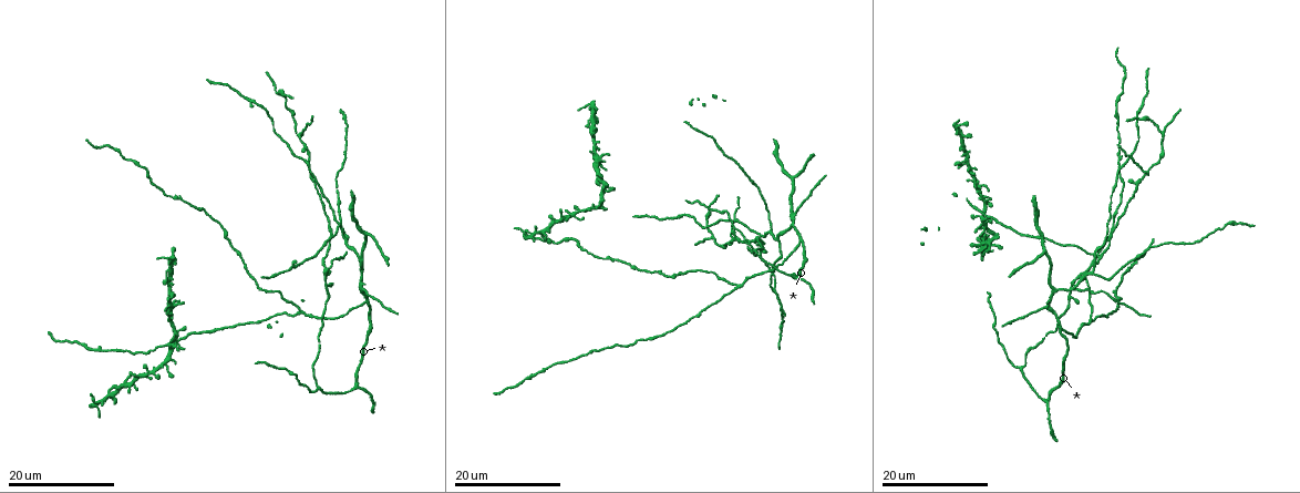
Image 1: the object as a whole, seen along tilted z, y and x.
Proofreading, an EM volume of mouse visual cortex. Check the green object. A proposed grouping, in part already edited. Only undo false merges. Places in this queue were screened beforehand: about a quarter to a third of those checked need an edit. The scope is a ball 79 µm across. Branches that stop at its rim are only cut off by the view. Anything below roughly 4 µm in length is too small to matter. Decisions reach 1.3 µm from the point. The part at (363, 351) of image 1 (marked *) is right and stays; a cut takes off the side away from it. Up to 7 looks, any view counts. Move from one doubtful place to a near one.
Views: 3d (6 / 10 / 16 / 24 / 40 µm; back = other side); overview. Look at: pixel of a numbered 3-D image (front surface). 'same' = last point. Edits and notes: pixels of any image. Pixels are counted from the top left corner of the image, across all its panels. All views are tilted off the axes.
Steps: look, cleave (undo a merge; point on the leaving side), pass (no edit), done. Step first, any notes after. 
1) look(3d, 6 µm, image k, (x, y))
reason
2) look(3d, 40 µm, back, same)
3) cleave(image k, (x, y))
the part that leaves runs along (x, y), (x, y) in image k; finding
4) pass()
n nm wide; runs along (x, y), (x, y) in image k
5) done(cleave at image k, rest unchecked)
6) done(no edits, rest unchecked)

look(3d, 24 µm, image 1, (327, 277))
arms part here

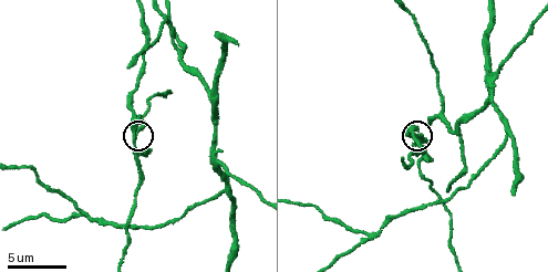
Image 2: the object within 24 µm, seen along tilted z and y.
look(3d, 10 µm, image 2, (136, 138))
closer look

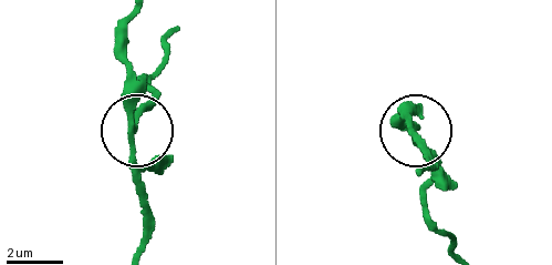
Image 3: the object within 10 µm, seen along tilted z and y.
look(3d, 6 µm, image 3, (130, 127))

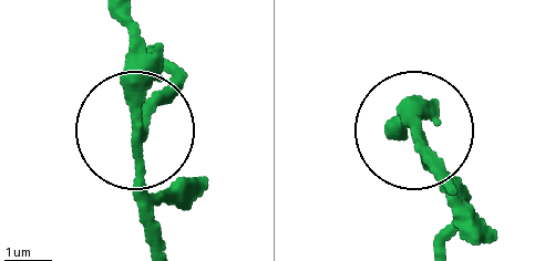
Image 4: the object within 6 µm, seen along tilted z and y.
cleave(image 4, (164, 90))
3 arms; a second cell is stuck on

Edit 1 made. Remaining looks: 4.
look(overview)
redraw

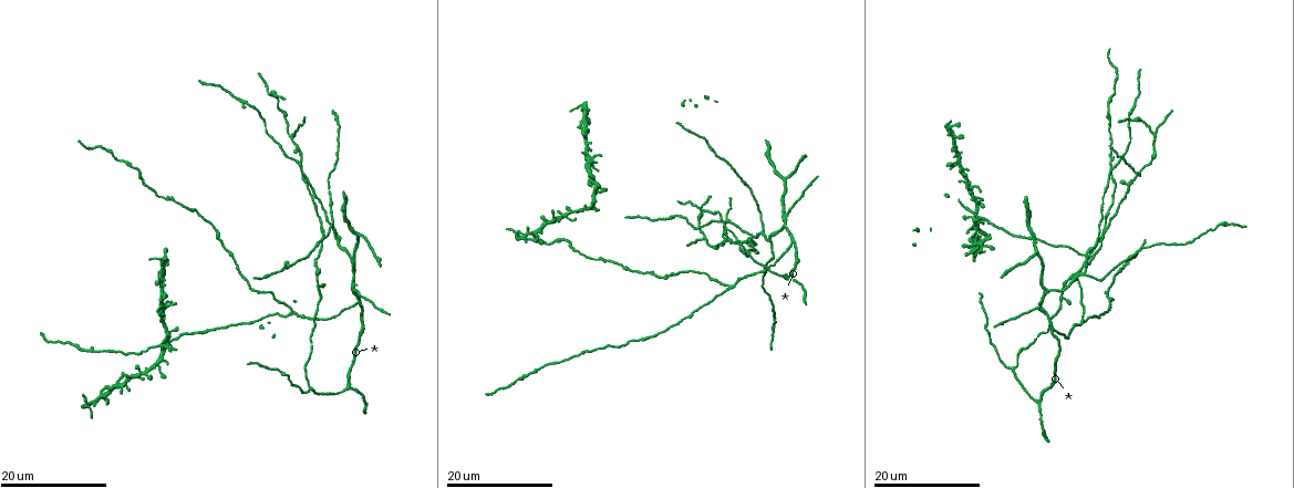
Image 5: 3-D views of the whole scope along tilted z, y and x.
look(3d, 24 µm, image 5, (1081, 319))

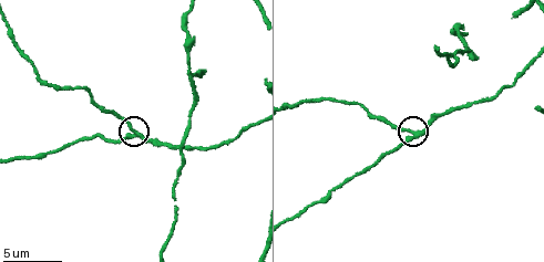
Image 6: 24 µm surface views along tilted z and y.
look(3d, 10 µm, image 6, (414, 132))

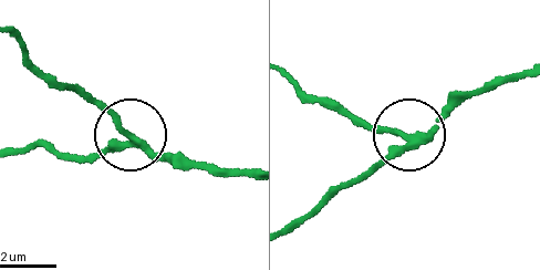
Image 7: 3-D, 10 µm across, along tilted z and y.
pass()
260 nm wide; runs along (251, 173), (125, 137), (84, 163) in image 7; all the same cell

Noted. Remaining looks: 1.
look(3d, 10 µm, image 2, (505, 137))
three-way junction

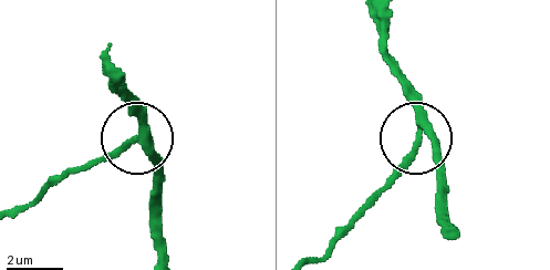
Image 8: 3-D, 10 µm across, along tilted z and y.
pass()
3 arms; runs along (157, 258), (161, 158), (139, 137), (141, 97) in image 8; continuous, no second cell

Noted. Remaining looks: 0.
done(cleave at image 4, rest unchecked)

